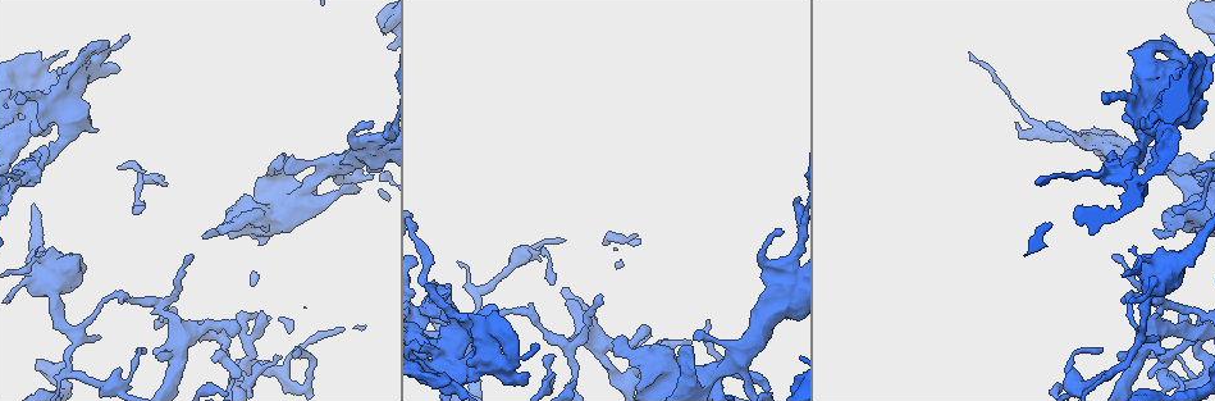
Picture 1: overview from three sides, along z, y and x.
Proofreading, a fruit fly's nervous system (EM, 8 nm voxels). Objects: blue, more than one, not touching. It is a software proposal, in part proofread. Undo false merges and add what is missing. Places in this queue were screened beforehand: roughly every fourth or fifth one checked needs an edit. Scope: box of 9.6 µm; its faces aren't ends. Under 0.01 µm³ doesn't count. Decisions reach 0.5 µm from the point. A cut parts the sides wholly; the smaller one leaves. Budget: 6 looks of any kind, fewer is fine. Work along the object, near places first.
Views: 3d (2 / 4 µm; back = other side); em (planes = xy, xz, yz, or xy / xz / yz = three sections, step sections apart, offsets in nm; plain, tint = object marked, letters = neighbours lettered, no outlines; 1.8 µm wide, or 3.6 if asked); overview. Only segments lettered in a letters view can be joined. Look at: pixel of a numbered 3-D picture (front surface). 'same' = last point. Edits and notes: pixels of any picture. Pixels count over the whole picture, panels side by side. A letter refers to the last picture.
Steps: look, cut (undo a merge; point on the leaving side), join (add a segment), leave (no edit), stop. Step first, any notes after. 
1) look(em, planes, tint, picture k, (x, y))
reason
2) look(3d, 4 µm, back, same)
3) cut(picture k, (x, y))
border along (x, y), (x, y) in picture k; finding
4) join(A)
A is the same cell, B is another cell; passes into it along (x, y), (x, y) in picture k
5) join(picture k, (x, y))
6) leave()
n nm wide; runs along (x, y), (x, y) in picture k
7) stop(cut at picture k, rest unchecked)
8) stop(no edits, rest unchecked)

look(em, xz, step 8, letters, picture 1, (1163, 304))

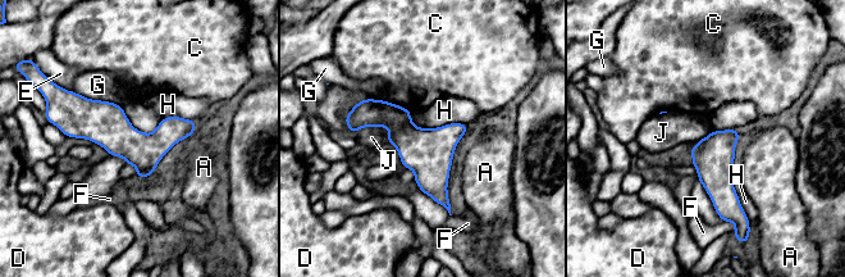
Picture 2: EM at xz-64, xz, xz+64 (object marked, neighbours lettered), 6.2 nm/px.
leave()
A, C, D, E, F, G, H and J are other cells; border along (389, 130), (361, 127), (352, 135) in picture 2; continuous, no second neuron

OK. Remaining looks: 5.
look(3d, 4 µm, picture 1, (244, 338))
arms part here

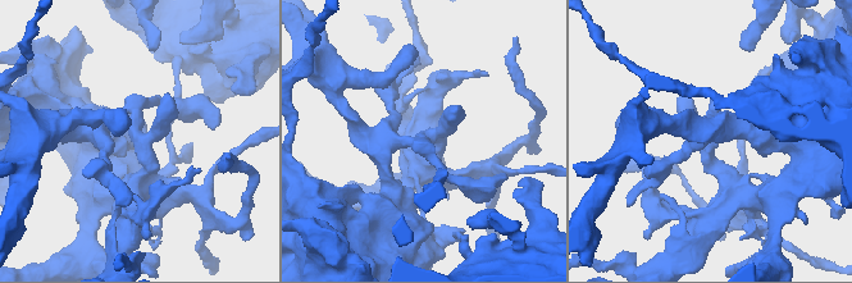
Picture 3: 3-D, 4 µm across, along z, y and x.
look(em, yz, step 4, tint, picture 3, (424, 137))
4 arms

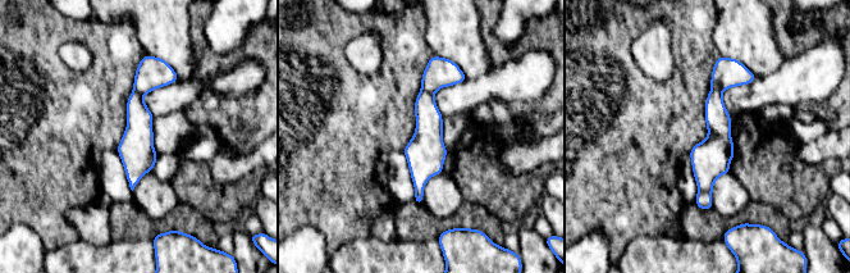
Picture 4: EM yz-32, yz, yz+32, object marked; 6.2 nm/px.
look(em, planes, letters, same)
another direction

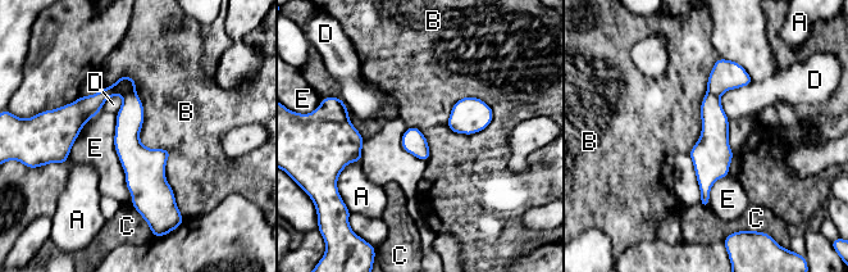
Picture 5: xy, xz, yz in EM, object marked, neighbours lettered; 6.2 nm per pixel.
leave()
150 nm wide; A, B, C, D and E are other cells; runs along (721, 63), (703, 203) in picture 5; continuous, no second neuron

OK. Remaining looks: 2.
stop(no edits, rest unchecked)

